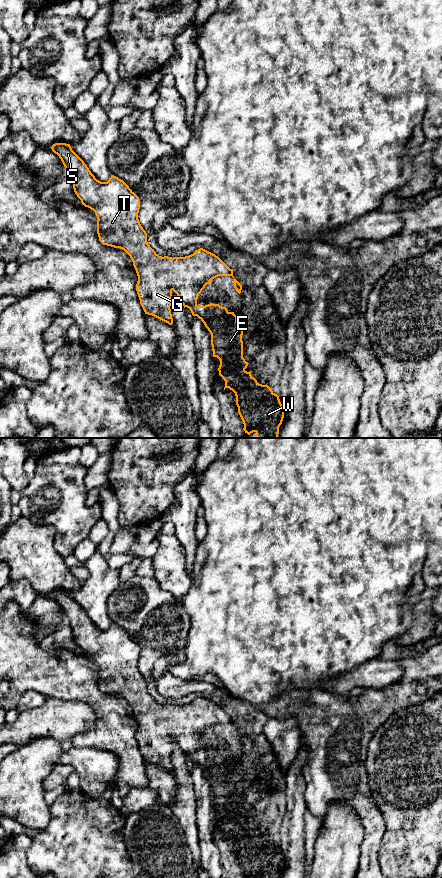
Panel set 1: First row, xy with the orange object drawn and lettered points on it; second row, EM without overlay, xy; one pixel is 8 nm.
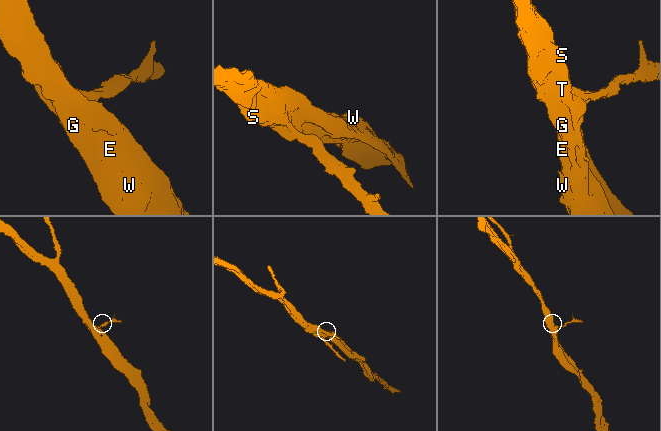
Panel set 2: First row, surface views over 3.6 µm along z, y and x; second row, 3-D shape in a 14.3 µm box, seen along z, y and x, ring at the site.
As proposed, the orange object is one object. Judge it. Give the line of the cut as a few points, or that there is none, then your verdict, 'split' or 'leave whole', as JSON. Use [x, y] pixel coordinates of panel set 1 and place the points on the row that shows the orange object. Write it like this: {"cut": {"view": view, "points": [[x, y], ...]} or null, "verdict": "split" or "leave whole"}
{"cut": null, "verdict": "leave whole"}

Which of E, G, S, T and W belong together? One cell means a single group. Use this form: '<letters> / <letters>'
E G S T W

